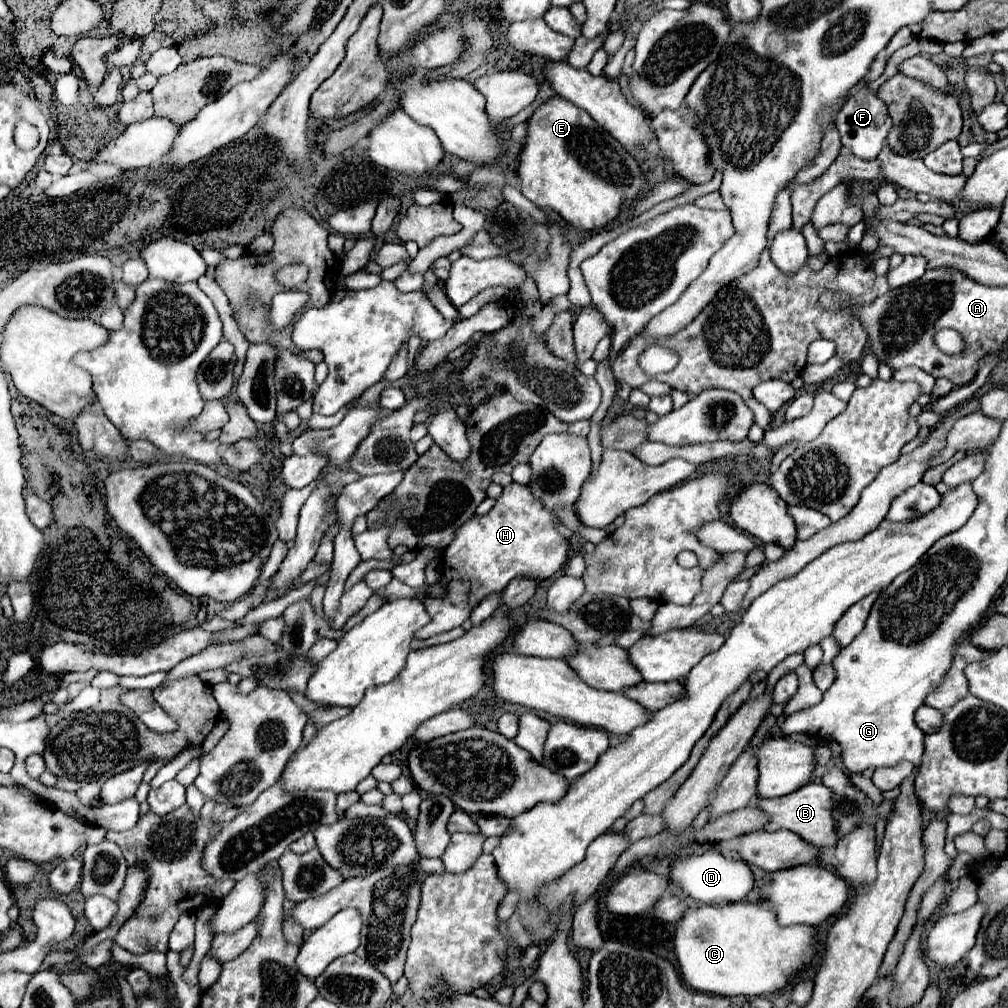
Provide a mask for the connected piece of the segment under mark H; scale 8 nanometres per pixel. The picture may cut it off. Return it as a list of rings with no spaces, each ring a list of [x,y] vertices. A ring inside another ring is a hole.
[[[510,482],[504,486],[494,508],[484,516],[472,516],[462,528],[458,528],[452,544],[442,556],[442,580],[446,588],[444,598],[424,598],[432,620],[416,632],[416,638],[428,638],[440,632],[448,632],[462,626],[470,616],[470,610],[488,594],[500,592],[516,576],[550,578],[562,570],[568,560],[568,540],[558,532],[560,518],[550,512],[540,500],[534,500],[530,486]]]

